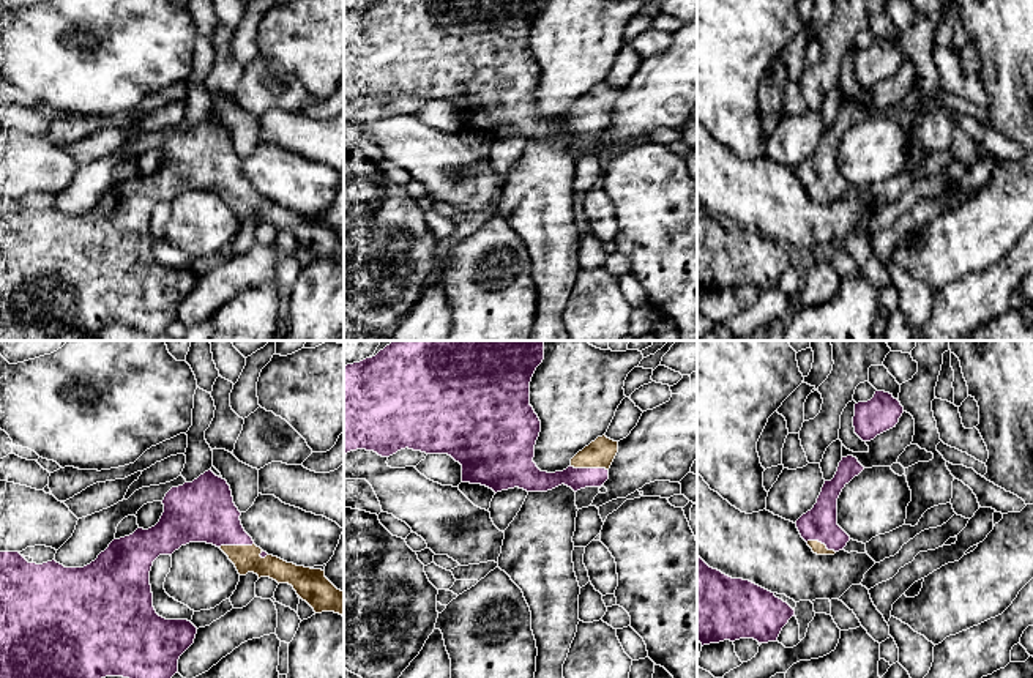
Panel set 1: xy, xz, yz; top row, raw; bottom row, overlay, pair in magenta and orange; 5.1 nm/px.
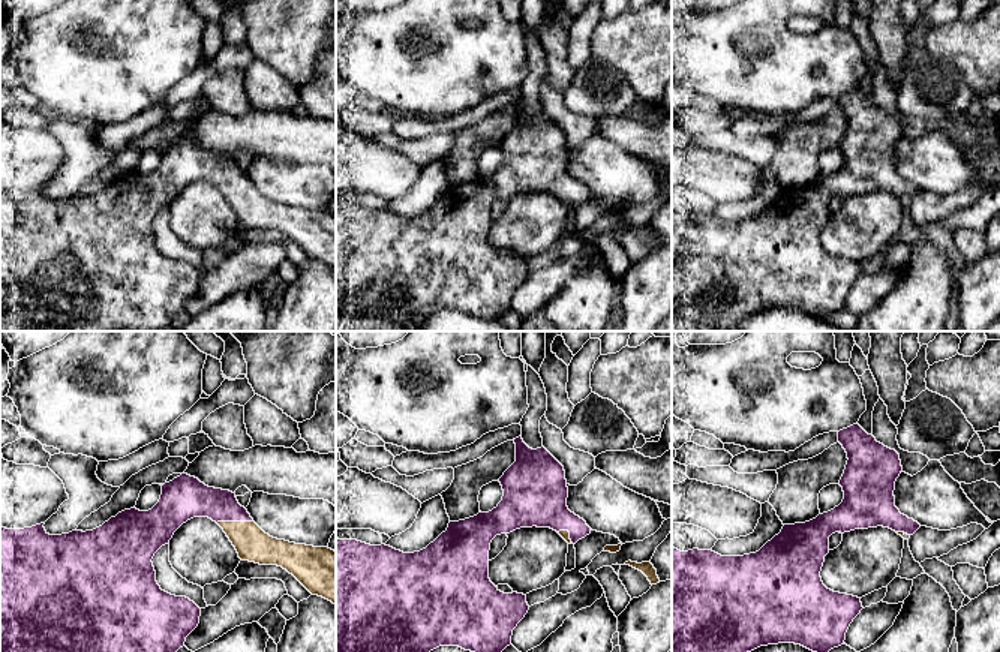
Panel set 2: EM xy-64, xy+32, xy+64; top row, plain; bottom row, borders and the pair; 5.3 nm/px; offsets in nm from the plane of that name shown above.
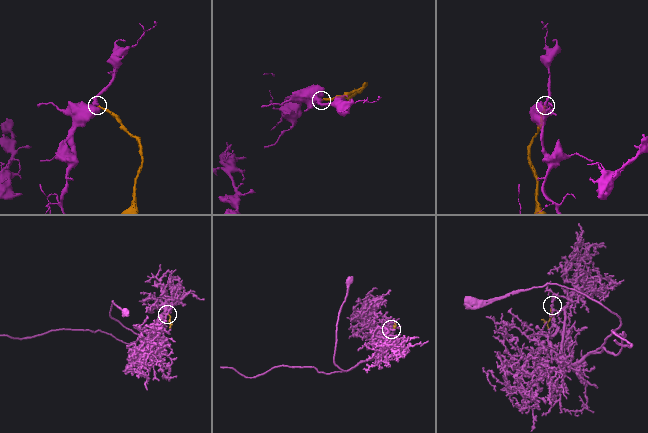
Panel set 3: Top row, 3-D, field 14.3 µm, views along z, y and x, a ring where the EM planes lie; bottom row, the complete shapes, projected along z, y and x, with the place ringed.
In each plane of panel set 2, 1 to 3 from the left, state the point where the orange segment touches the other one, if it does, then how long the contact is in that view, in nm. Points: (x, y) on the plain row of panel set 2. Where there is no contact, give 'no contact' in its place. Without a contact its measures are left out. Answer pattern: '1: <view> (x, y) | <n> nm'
1: xy-64 (234, 185) | 200 nm
2: xy+32 (568, 195) | 100 nm
3: xy+64 (901, 195) | 50 nm

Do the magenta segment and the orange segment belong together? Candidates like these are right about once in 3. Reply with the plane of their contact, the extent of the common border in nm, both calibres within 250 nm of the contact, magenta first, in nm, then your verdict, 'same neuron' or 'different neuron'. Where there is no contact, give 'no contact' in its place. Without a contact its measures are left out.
xz | 200 nm | 110/140 nm | same neuron

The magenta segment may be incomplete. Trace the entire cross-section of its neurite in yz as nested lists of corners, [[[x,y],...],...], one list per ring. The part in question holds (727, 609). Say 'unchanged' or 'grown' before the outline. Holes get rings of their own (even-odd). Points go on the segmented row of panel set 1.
unchanged; [[[697,557],[697,642],[776,642],[795,610],[774,593],[732,579]]]

